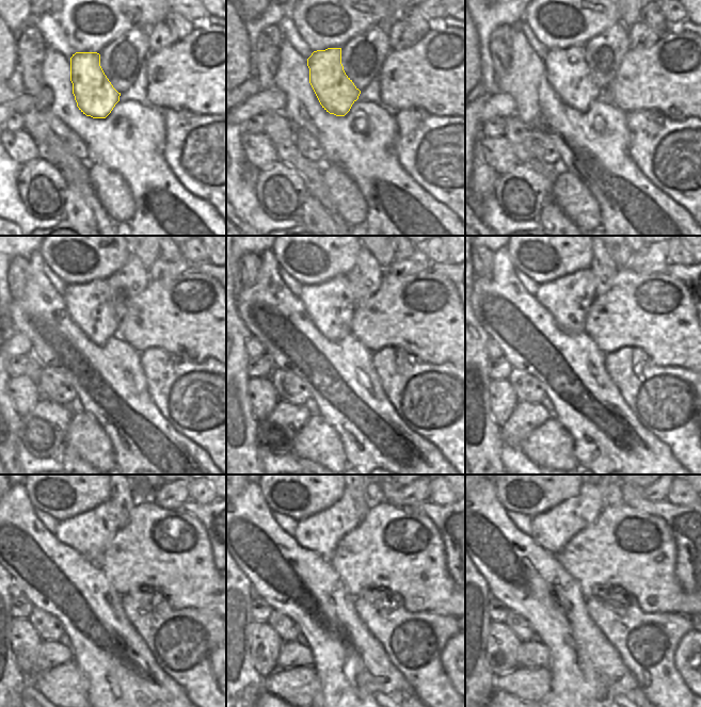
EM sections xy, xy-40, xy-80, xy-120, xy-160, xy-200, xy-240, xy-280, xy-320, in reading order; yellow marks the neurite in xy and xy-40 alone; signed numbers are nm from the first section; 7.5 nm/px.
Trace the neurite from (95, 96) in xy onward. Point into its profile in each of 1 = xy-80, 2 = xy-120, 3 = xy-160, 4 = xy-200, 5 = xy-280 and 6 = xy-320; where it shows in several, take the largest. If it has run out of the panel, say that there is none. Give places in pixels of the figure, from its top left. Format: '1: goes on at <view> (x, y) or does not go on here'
1: goes on at xy-80 (567, 71)
2: goes on at xy-120 (89, 304)
3: goes on at xy-160 (330, 305)
4: goes on at xy-200 (568, 299)
5: goes on at xy-280 (320, 532)
6: goes on at xy-320 (553, 529)

